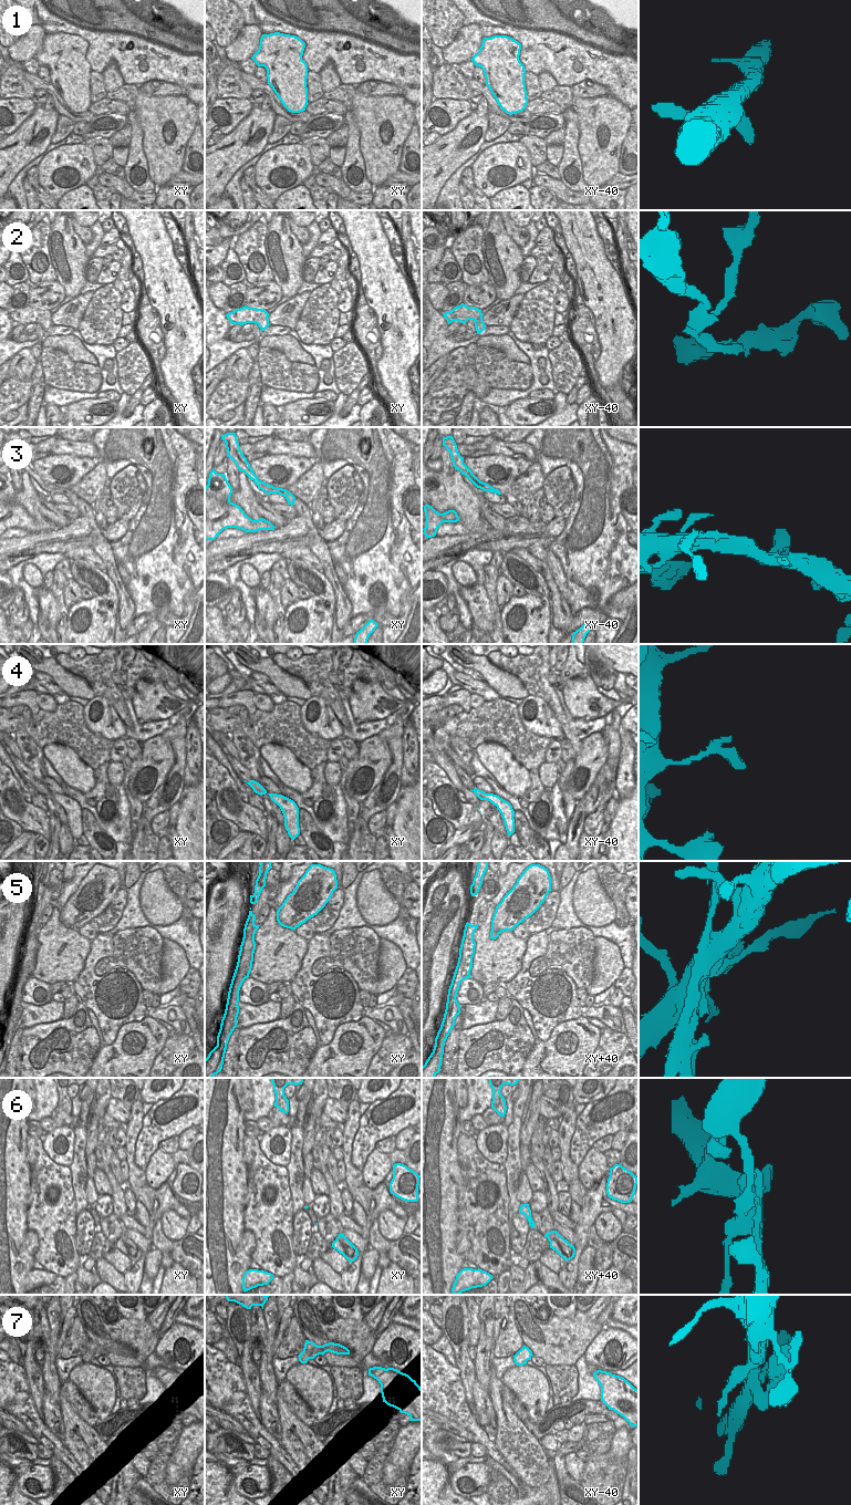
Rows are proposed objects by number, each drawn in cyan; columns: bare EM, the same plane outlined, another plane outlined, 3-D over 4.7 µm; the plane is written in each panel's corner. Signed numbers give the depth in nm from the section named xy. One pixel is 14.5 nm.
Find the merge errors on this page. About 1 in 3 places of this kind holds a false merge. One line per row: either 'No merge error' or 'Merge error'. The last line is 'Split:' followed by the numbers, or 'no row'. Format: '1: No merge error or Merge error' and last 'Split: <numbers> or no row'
1: No merge error
2: No merge error
3: No merge error
4: No merge error
5: Merge error
6: Merge error
7: No merge error
Split: 5, 6

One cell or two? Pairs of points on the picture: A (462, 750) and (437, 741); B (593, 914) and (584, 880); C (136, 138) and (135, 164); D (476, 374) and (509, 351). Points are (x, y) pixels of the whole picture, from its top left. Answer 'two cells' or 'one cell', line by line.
A: two cells
B: one cell
C: one cell
D: two cells

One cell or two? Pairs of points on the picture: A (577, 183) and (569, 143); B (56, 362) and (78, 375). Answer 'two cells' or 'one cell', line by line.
A: one cell
B: one cell

